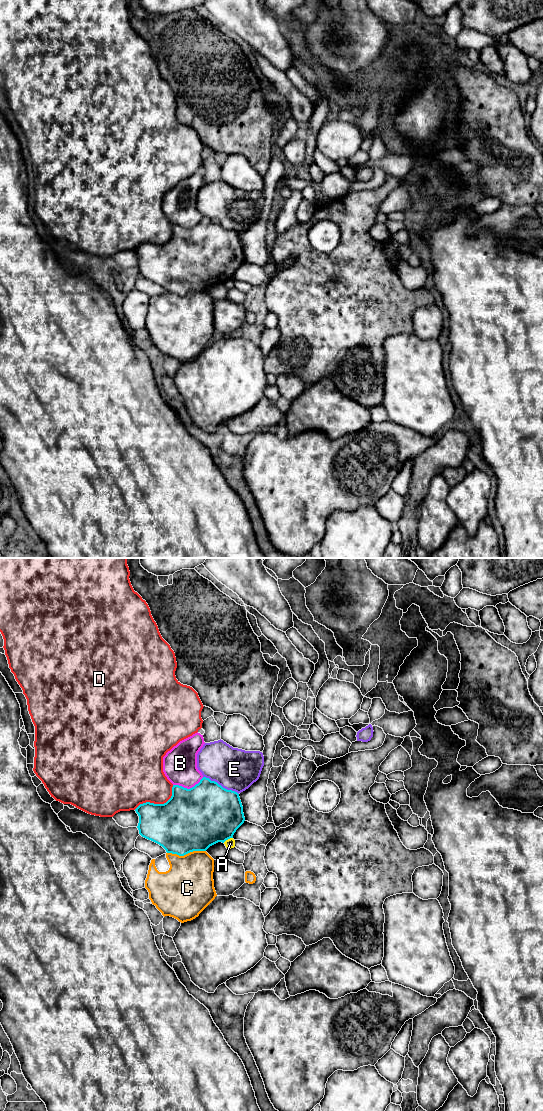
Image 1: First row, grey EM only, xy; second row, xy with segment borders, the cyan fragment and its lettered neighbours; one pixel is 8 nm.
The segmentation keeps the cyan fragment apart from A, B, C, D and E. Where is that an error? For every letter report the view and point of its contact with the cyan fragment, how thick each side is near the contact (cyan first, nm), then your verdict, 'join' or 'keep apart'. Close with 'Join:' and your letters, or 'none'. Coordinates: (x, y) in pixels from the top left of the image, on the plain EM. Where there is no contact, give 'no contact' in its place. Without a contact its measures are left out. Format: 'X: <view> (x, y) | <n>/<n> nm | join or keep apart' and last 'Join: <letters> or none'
A: xy (227, 279) | 480/80 nm | keep apart
B: xy (188, 229) | 500/280 nm | keep apart
C: xy (186, 293) | 480/400 nm | keep apart
D: xy (158, 244) | 440/380 nm | keep apart
E: xy (220, 225) | 480/340 nm | keep apart
Join: none

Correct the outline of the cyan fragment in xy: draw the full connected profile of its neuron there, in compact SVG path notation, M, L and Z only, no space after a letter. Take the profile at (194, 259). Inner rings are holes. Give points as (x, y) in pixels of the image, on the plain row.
M203 217L194 227L187 229L179 225L173 225L172 236L164 244L146 242L136 249L139 256L139 274L162 286L167 293L184 296L193 291L206 291L210 286L233 278L236 270L244 263L245 257L239 234L227 230L215 221Z

